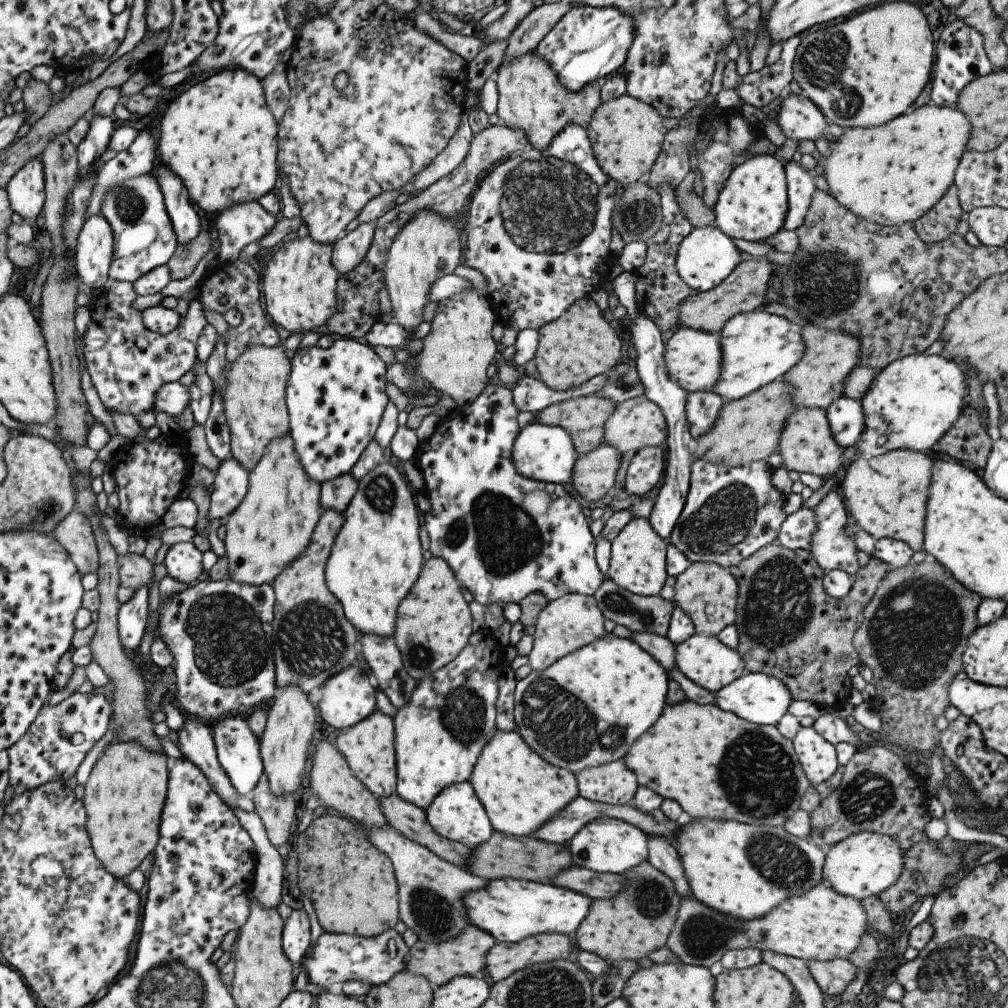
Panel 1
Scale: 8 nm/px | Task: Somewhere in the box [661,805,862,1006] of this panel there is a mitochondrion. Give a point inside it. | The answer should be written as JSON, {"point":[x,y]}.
{"point":[778,861]}

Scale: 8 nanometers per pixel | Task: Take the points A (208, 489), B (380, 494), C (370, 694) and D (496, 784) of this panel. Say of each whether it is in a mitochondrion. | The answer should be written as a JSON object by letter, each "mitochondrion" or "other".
{"A":"other","B":"mitochondrion","C":"other","D":"other"}

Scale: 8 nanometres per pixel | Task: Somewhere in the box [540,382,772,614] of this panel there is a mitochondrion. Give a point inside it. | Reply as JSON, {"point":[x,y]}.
{"point":[721,522]}

